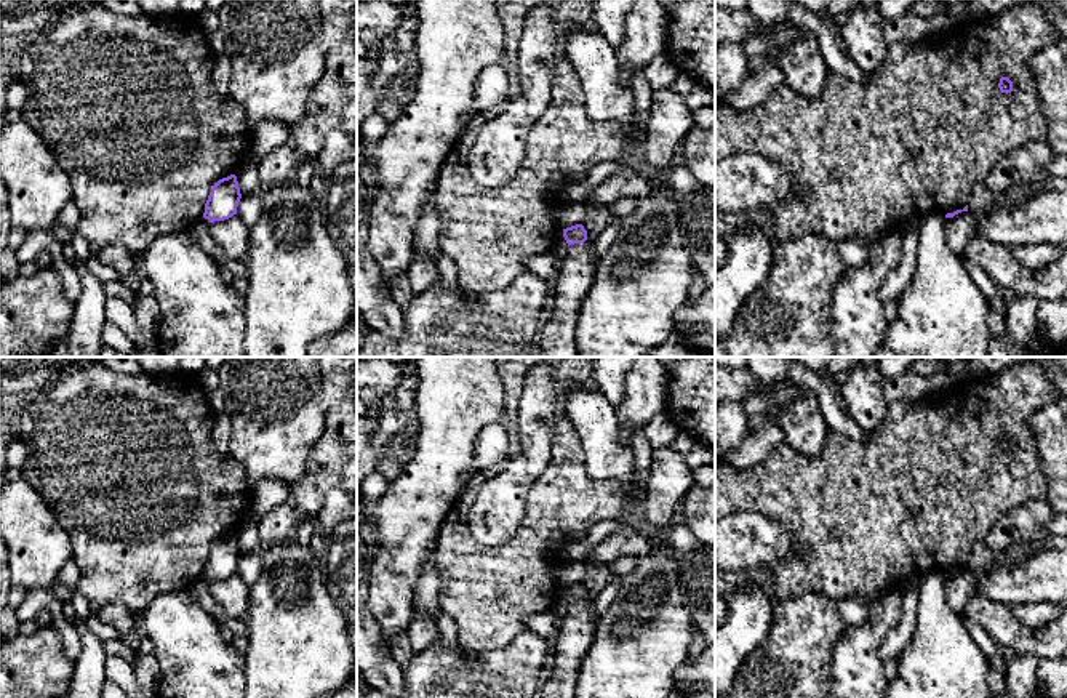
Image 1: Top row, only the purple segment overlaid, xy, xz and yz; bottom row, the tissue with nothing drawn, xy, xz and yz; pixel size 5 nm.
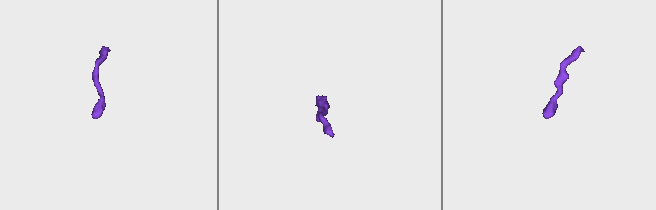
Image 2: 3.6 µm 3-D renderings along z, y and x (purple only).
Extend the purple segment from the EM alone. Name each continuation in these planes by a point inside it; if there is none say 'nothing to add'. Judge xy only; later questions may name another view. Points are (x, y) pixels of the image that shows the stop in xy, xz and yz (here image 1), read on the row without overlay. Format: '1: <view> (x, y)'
nothing to add

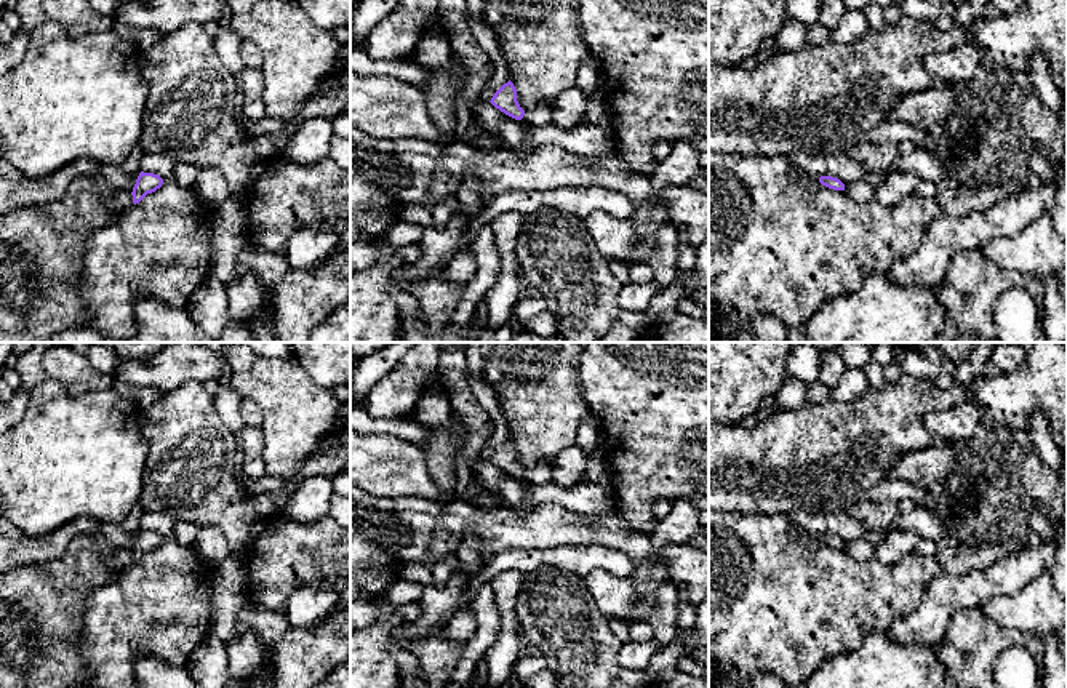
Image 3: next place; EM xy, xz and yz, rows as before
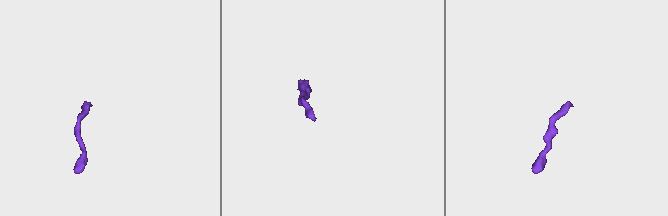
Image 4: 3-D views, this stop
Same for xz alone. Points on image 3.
1: xz (543, 474)

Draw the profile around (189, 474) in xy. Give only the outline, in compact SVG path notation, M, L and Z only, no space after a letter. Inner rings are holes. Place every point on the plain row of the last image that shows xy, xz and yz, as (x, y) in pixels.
M184 382L141 414L141 432L149 443L149 454L144 466L142 491L139 506L144 512L168 514L174 520L186 520L197 526L214 525L224 533L232 554L243 555L259 536L264 518L254 510L250 498L245 496L235 475L240 469L238 437L219 418L214 397L203 384Z

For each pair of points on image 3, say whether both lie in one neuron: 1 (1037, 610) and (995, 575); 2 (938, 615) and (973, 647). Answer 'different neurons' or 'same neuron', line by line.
1: different neurons
2: different neurons

